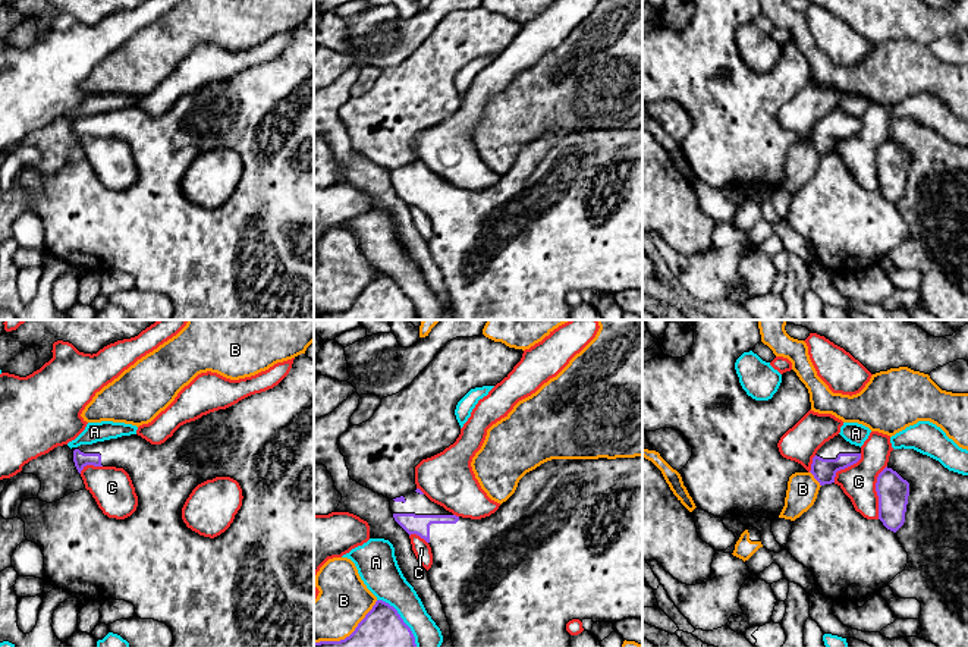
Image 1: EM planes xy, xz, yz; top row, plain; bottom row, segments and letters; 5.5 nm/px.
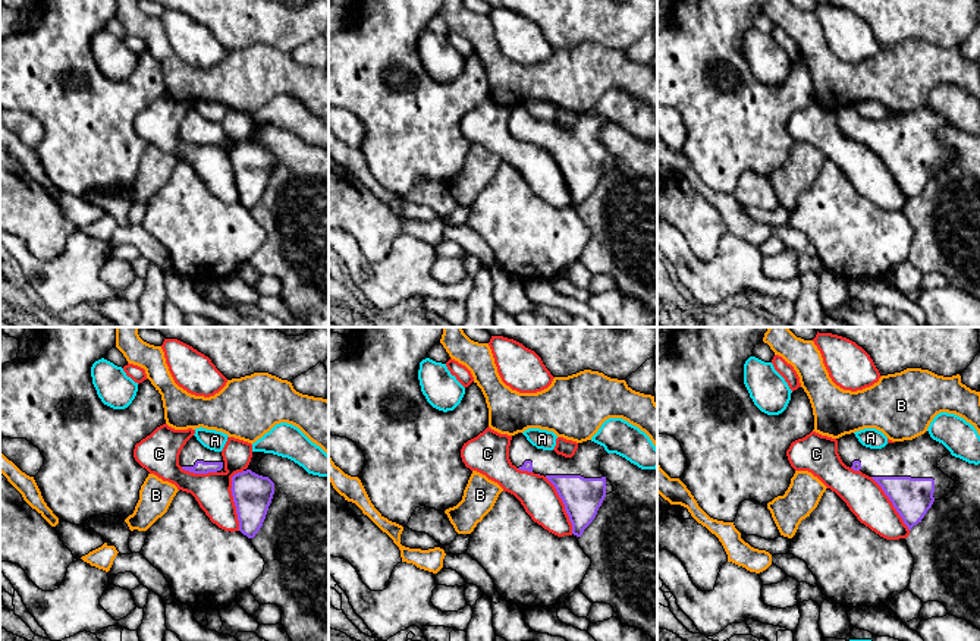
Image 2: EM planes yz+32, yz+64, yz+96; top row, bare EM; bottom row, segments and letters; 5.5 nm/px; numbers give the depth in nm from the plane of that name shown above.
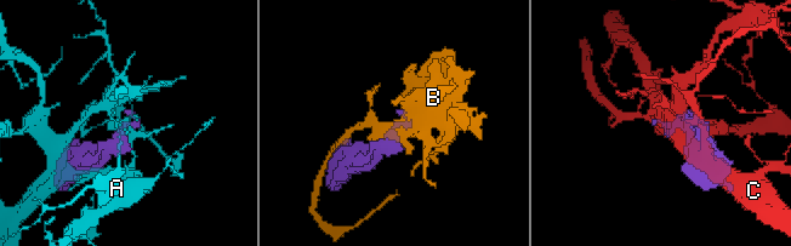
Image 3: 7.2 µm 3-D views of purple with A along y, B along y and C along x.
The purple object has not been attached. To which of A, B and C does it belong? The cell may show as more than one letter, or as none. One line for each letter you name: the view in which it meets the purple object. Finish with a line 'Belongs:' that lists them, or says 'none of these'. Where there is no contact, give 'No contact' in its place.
Belongs: none of these

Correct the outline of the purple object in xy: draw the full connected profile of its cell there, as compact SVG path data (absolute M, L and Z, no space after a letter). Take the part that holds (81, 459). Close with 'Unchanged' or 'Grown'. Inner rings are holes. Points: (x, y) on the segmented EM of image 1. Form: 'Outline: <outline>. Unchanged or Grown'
Outline: M301 354L295 357L289 374L273 389L251 395L238 403L202 415L180 425L172 437L161 445L151 445L138 434L122 436L92 445L72 447L73 462L81 474L87 465L123 468L138 496L136 511L125 518L109 518L98 508L89 490L84 489L53 503L40 499L26 499L19 506L18 518L25 522L25 537L38 544L44 555L45 581L56 588L84 594L88 600L125 600L135 606L135 616L166 624L173 632L172 647L314 647L314 361ZM216 477L230 477L242 489L242 506L230 527L220 535L210 538L186 527L182 508L192 490Z. Grown

